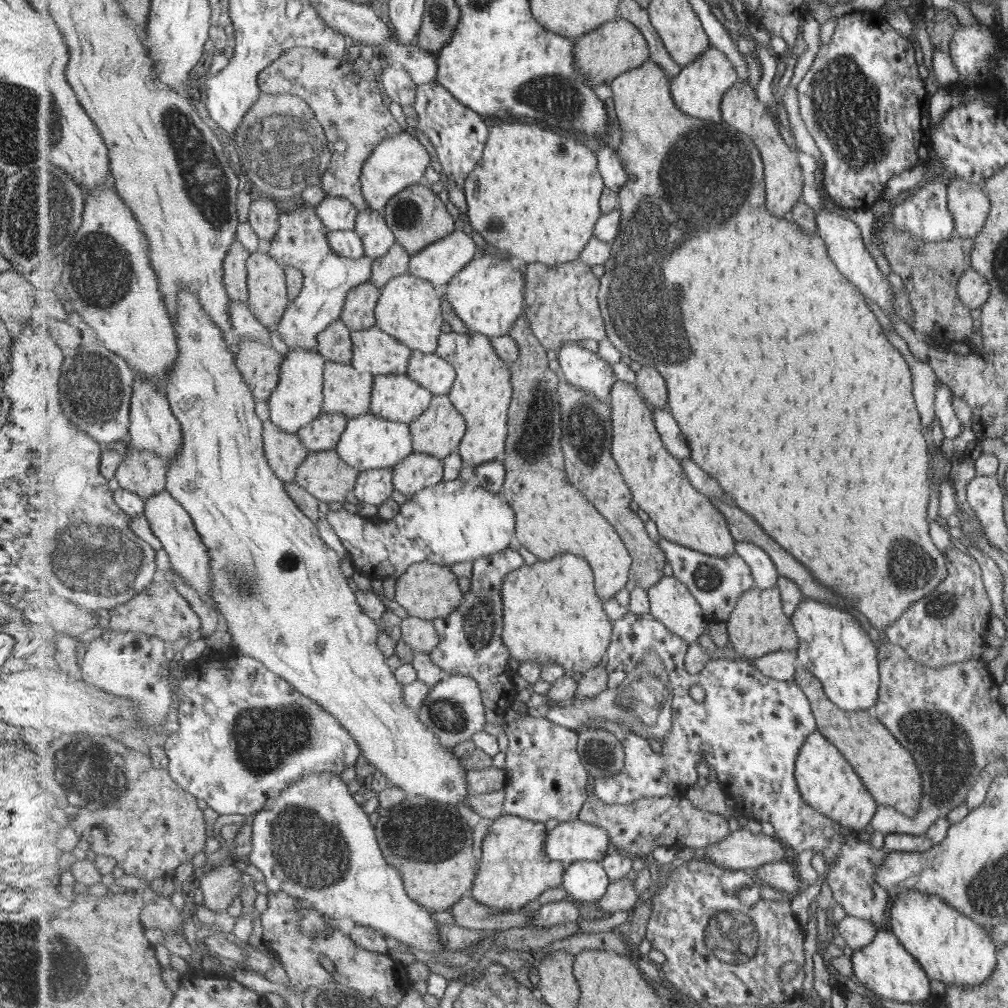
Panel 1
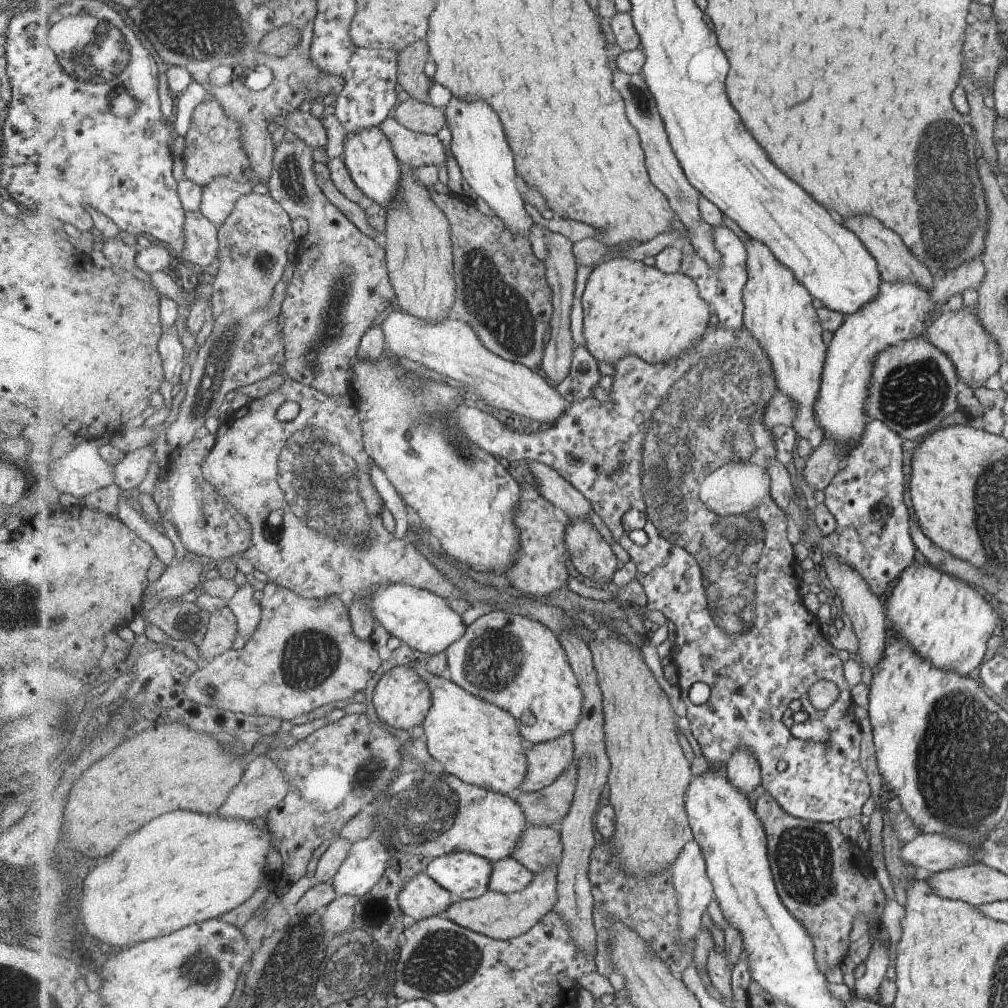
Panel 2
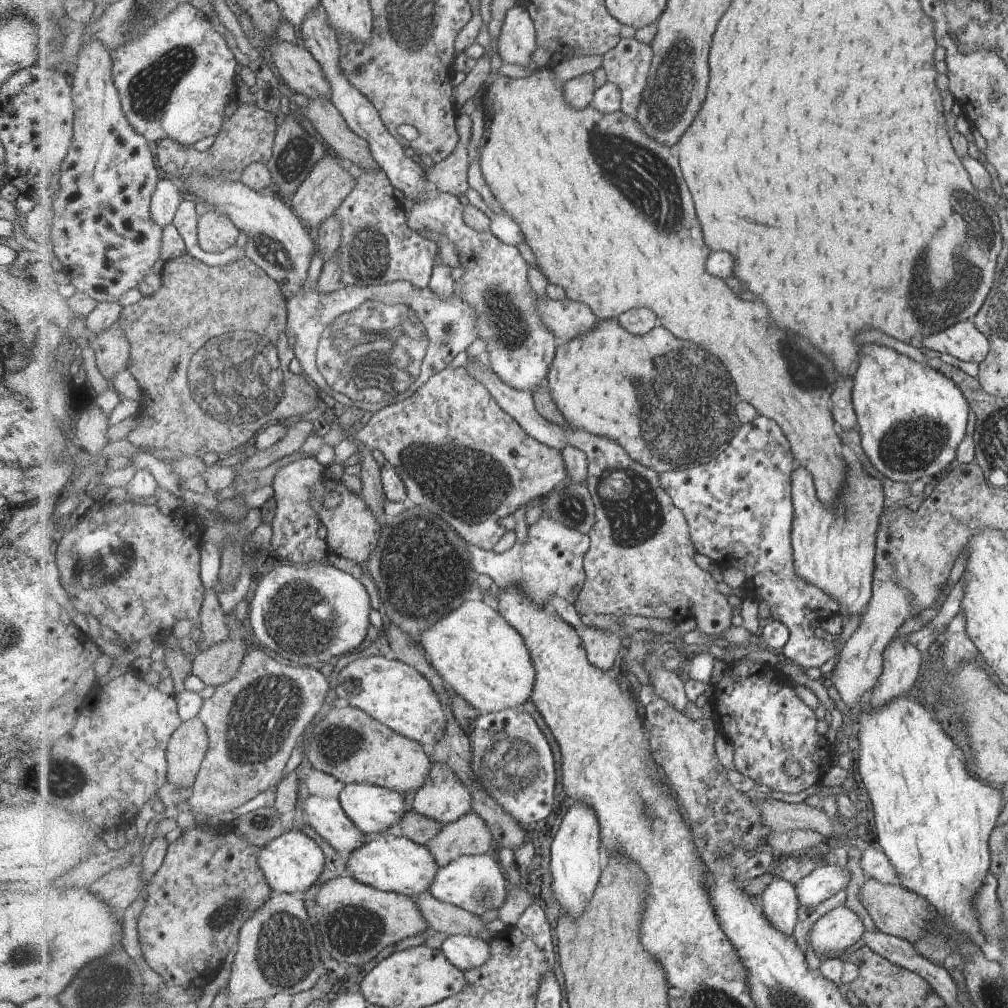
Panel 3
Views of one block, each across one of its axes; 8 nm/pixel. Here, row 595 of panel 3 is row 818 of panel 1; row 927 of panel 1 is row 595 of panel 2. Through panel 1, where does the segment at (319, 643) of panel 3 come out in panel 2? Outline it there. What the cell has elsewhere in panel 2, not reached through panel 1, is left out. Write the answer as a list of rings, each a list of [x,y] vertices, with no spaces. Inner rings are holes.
[[[408,583],[380,587],[372,592],[369,608],[377,624],[382,625],[392,636],[401,638],[409,647],[427,653],[441,654],[461,640],[467,626],[461,615],[451,610],[448,602],[427,589],[411,586]]]

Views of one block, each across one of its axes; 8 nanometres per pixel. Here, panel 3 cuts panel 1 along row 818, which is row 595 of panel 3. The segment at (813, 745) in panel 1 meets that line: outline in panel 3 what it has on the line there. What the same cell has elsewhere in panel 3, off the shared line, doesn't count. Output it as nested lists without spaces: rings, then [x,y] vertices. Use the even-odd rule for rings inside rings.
[[[850,457],[844,494],[837,506],[826,505],[818,495],[812,472],[801,464],[792,474],[794,499],[795,566],[798,575],[821,587],[840,602],[841,616],[864,613],[873,594],[875,572],[875,540],[883,516],[883,484],[869,476]]]

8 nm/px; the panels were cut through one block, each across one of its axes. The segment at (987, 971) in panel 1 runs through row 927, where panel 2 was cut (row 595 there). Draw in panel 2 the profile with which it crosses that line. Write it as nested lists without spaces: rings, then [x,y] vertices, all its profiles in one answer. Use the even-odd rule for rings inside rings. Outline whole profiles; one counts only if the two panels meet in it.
[[[911,562],[902,570],[902,576],[891,589],[891,594],[884,600],[884,611],[887,623],[891,624],[893,632],[909,642],[915,654],[931,662],[931,666],[939,670],[953,670],[955,674],[970,676],[981,664],[985,654],[985,644],[989,644],[989,636],[995,626],[997,611],[990,602],[983,598],[975,586],[945,572],[941,572],[929,563]]]

